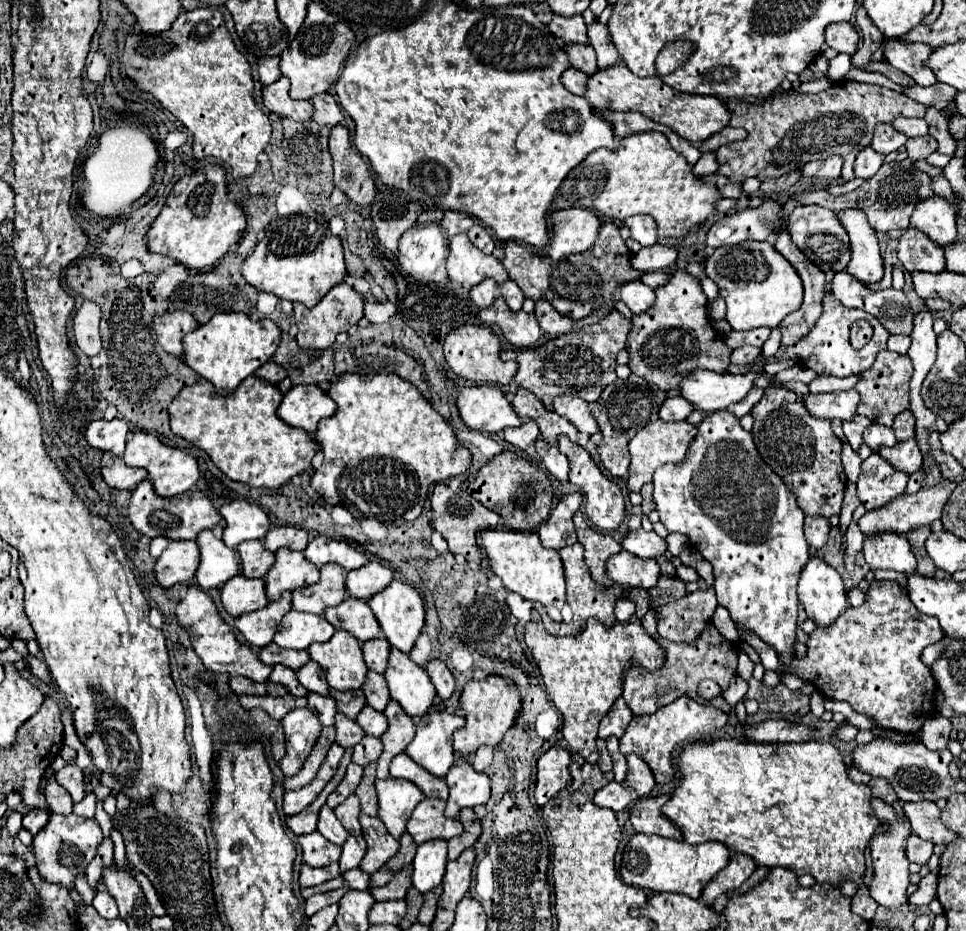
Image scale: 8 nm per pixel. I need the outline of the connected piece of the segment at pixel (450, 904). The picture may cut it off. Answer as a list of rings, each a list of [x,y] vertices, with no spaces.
[[[467,848],[457,860],[447,862],[447,872],[443,876],[443,894],[439,898],[441,908],[455,910],[457,902],[467,894],[473,862],[475,862],[473,848]]]

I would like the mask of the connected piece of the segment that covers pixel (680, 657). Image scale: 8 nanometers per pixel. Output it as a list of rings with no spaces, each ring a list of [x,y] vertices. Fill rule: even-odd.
[[[647,612],[641,620],[641,626],[665,650],[665,662],[661,664],[659,670],[653,670],[653,672],[643,672],[643,668],[639,664],[633,664],[629,668],[629,672],[625,676],[623,698],[635,716],[653,714],[657,708],[671,704],[673,700],[677,700],[683,694],[701,702],[701,698],[697,694],[697,686],[705,678],[715,680],[719,684],[721,692],[727,690],[729,680],[737,672],[737,646],[733,642],[725,640],[713,624],[707,624],[707,628],[701,632],[701,636],[689,644],[675,644],[675,642],[661,638],[657,634],[657,614],[655,612],[653,614]]]

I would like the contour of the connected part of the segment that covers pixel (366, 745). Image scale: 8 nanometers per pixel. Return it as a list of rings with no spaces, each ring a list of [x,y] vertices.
[[[365,736],[359,744],[353,746],[353,762],[359,766],[375,762],[379,754],[381,754],[381,740],[373,736]]]

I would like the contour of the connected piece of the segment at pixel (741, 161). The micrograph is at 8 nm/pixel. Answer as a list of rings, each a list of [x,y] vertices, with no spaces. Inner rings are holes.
[[[851,80],[831,84],[819,94],[785,94],[759,106],[737,102],[731,106],[729,126],[745,128],[749,136],[715,150],[719,162],[717,172],[731,182],[743,182],[751,176],[763,182],[797,170],[807,162],[837,154],[843,158],[843,180],[853,180],[853,160],[871,144],[875,126],[899,116],[923,118],[925,106],[889,88]]]

